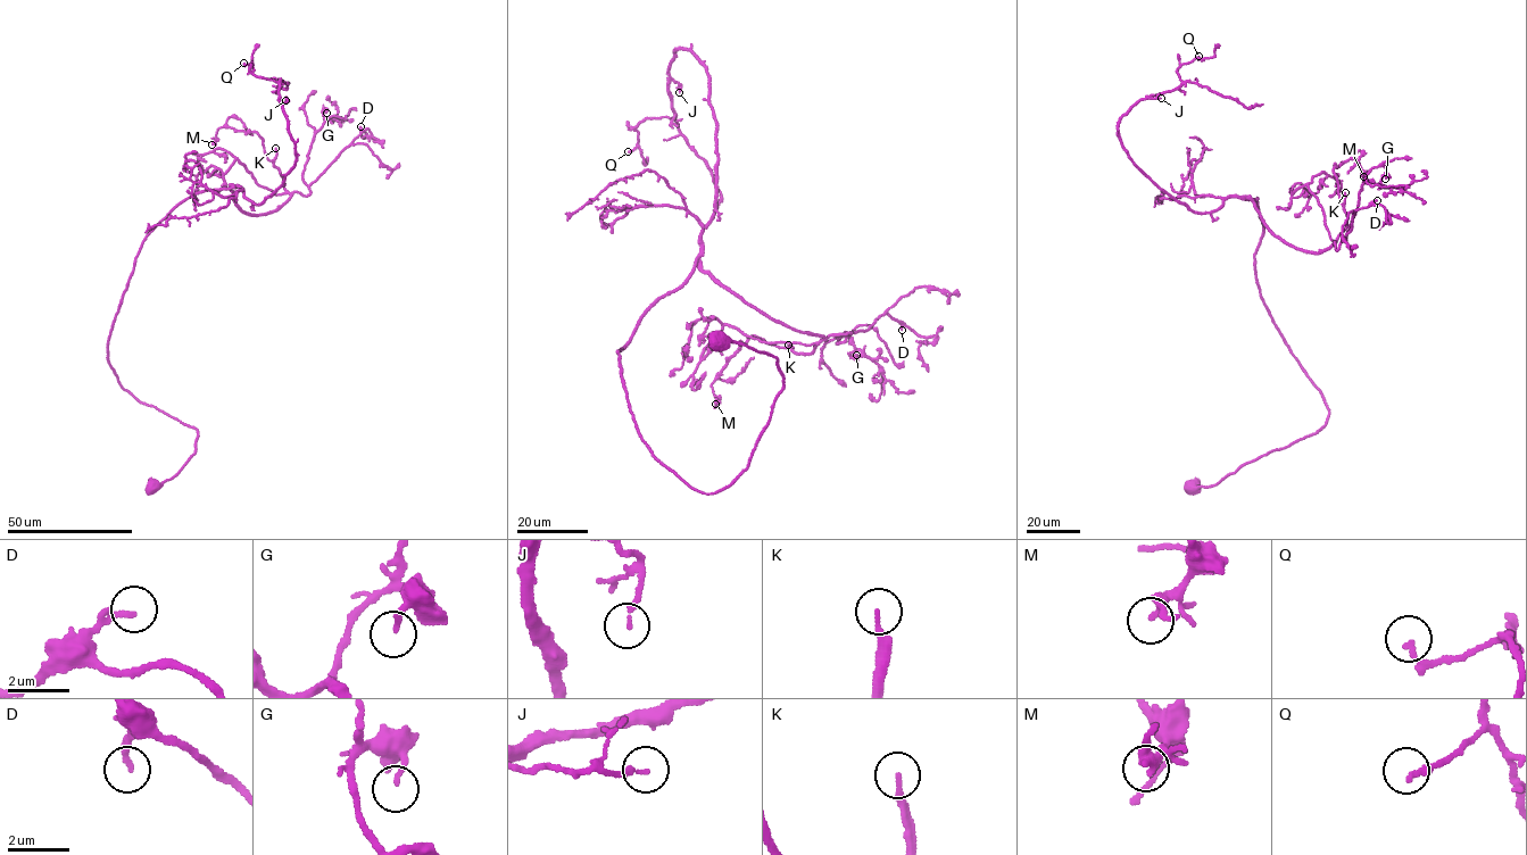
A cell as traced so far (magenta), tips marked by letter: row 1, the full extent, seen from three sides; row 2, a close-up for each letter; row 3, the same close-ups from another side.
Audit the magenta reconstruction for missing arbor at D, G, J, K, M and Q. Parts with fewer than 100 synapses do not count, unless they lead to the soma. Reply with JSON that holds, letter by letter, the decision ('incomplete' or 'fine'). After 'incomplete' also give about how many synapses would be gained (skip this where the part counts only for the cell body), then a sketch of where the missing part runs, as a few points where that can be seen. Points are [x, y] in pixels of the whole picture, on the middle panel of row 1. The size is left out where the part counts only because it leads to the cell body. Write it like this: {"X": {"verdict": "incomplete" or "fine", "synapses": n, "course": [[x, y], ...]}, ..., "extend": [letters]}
{"D": {"verdict": "fine"}, "G": {"verdict": "fine"}, "J": {"verdict": "fine"}, "K": {"verdict": "incomplete", "synapses": 190, "course": [[788, 345], [768, 339], [797, 346], [802, 362], [796, 372], [796, 406], [793, 416], [782, 422]]}, "M": {"verdict": "fine"}, "Q": {"verdict": "fine"}, "extend": ["K"]}

